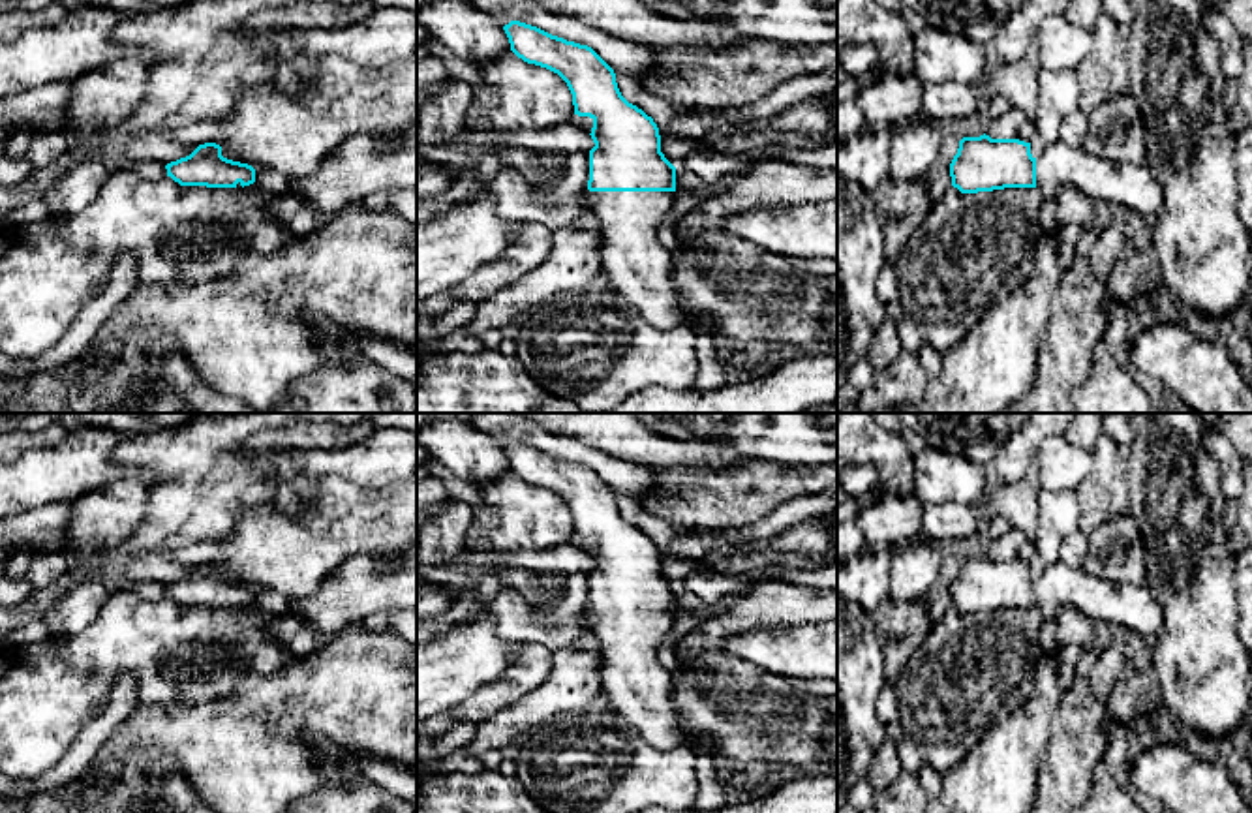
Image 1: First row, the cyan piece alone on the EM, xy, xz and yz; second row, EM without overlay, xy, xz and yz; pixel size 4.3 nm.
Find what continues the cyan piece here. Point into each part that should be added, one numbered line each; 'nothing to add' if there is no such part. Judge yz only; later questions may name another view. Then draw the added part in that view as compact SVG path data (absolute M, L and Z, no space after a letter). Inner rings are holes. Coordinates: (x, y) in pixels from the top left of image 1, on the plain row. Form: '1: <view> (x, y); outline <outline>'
1: yz (1134, 607); outline M1059 561L1036 578L1036 608L1046 618L1055 618L1064 605L1076 606L1092 621L1117 623L1139 633L1147 642L1154 640L1164 625L1162 605L1147 586L1117 584Z

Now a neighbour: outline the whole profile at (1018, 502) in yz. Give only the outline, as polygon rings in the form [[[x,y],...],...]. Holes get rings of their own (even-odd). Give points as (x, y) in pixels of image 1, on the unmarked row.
[[[1032,460],[1023,479],[1000,483],[987,503],[993,514],[1006,518],[1012,529],[1023,531],[1031,541],[1038,531],[1040,492],[1040,468]]]

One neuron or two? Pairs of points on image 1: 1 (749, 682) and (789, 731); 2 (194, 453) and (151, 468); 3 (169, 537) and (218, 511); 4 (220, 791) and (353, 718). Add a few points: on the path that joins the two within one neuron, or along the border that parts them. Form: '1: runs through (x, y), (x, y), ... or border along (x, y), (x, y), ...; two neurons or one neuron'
1: runs through (751, 693), (778, 720); one neuron
2: runs through (183, 453), (162, 457); one neuron
3: runs through (181, 526), (196, 511), (207, 511); one neuron
4: runs through (254, 757), (293, 718), (320, 718); one neuron

